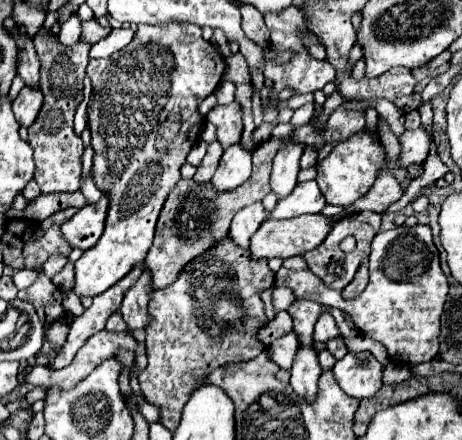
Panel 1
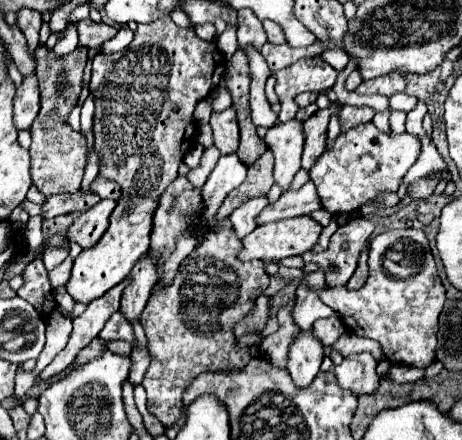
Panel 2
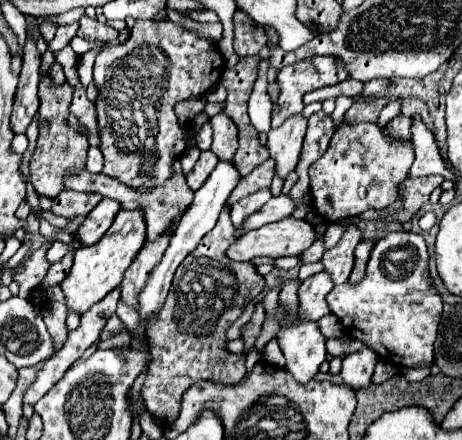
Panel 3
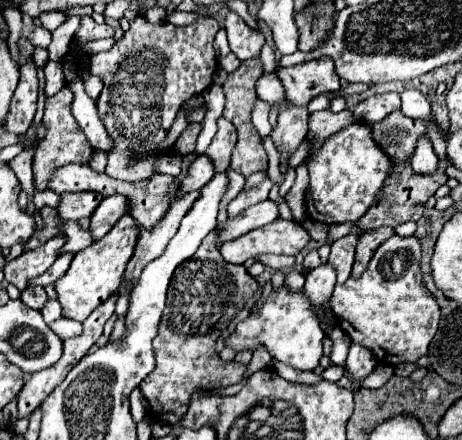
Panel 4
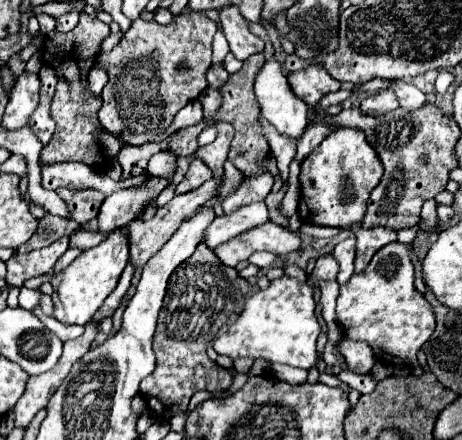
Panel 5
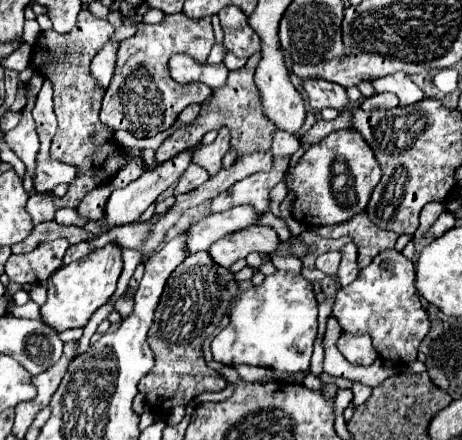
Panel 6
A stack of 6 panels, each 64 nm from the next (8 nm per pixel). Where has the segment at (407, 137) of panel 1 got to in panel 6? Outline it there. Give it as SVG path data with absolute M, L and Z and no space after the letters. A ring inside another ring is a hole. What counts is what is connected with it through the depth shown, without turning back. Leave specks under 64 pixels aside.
M336 130L330 136L326 136L322 142L314 144L296 164L296 168L290 172L286 172L288 178L288 186L296 192L296 200L292 206L292 216L306 224L306 226L334 226L334 224L342 224L350 218L354 218L356 214L366 210L368 198L374 190L374 186L380 182L380 166L374 158L372 148L364 142L364 138L360 136L358 130Z

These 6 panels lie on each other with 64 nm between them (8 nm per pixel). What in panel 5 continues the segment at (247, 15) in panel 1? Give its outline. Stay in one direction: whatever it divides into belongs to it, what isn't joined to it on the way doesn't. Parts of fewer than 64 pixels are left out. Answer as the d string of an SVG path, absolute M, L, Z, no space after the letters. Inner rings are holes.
M224 8L220 10L220 26L224 30L224 36L230 44L230 52L238 60L246 60L252 54L258 54L264 50L264 40L254 36L248 30L248 22L240 14L238 8Z

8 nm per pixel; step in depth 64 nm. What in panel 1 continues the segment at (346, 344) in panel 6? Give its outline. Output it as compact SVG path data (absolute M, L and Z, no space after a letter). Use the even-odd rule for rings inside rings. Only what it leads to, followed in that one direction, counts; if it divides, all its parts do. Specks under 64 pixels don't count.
M348 352L332 372L340 388L358 400L370 398L382 388L384 366L372 352Z

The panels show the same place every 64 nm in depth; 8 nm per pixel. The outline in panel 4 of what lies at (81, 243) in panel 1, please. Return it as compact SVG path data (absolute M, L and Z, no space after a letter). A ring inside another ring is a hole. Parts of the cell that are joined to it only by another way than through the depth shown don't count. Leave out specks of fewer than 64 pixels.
M108 196L100 202L100 206L94 210L90 216L90 228L88 232L92 234L94 240L100 240L114 224L128 212L128 202L122 196Z

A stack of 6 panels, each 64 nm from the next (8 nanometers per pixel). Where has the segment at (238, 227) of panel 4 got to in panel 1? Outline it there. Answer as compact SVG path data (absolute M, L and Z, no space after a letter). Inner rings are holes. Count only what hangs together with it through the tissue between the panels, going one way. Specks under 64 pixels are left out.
M316 180L300 182L294 188L292 196L288 196L276 204L270 218L284 220L284 218L300 216L300 214L314 214L314 212L322 212L324 206L326 206L326 198L322 196Z

